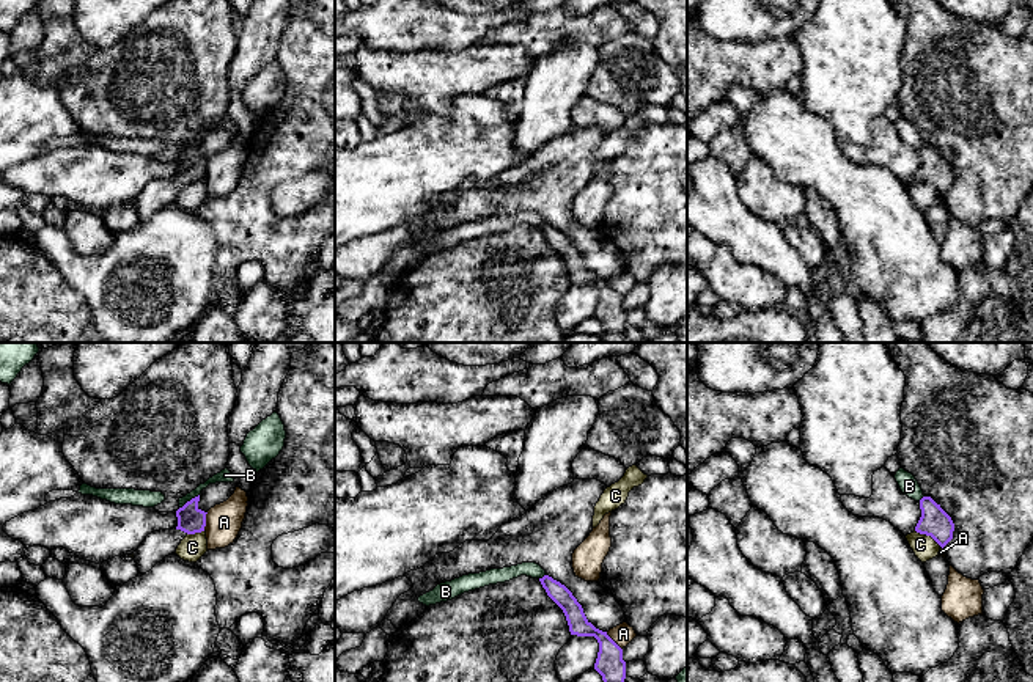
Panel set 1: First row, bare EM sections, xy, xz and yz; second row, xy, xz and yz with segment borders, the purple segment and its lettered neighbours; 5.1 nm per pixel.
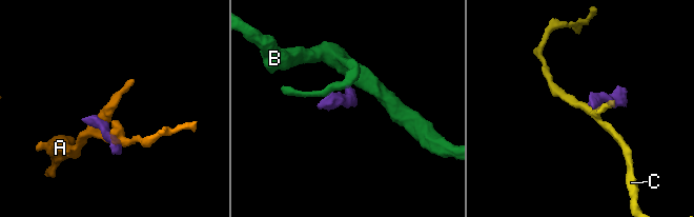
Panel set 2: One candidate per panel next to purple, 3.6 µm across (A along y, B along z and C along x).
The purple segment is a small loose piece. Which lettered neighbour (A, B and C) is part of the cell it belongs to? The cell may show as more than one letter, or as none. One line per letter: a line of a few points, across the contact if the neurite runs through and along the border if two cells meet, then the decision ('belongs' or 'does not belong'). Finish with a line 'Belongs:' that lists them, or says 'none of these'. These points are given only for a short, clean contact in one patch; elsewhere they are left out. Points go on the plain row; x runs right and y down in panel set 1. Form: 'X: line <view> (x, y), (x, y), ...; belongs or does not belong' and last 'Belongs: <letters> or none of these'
A: does not belong
B: line xy (198, 142), (180, 156); does not belong
C: line yz (915, 178), (930, 183), (941, 194); does not belong
Belongs: none of these

